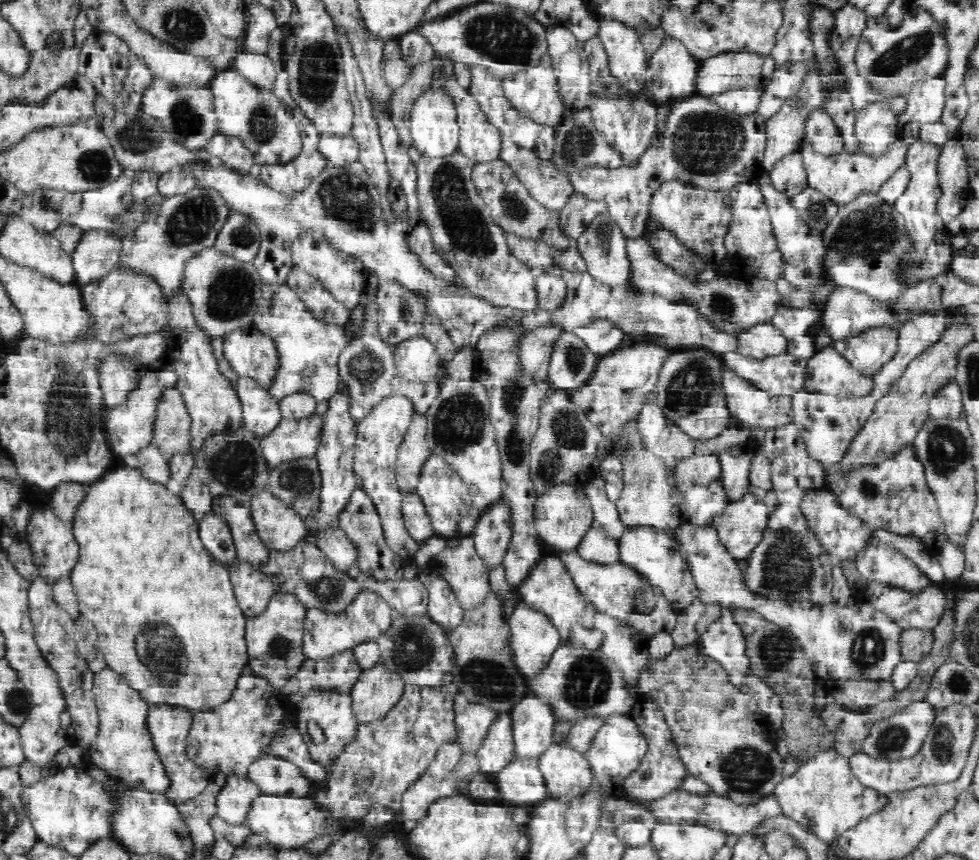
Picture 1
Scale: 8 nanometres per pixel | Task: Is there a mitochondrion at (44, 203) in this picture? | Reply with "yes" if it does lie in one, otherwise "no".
yes

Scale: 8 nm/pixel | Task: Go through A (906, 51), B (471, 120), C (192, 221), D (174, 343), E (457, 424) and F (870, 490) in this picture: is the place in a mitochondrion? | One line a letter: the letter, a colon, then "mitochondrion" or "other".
A: mitochondrion
B: other
C: mitochondrion
D: other
E: mitochondrion
F: mitochondrion

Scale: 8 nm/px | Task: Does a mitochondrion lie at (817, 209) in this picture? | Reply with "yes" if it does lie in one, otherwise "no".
yes

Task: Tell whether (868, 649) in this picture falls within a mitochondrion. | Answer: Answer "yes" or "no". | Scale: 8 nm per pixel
yes

